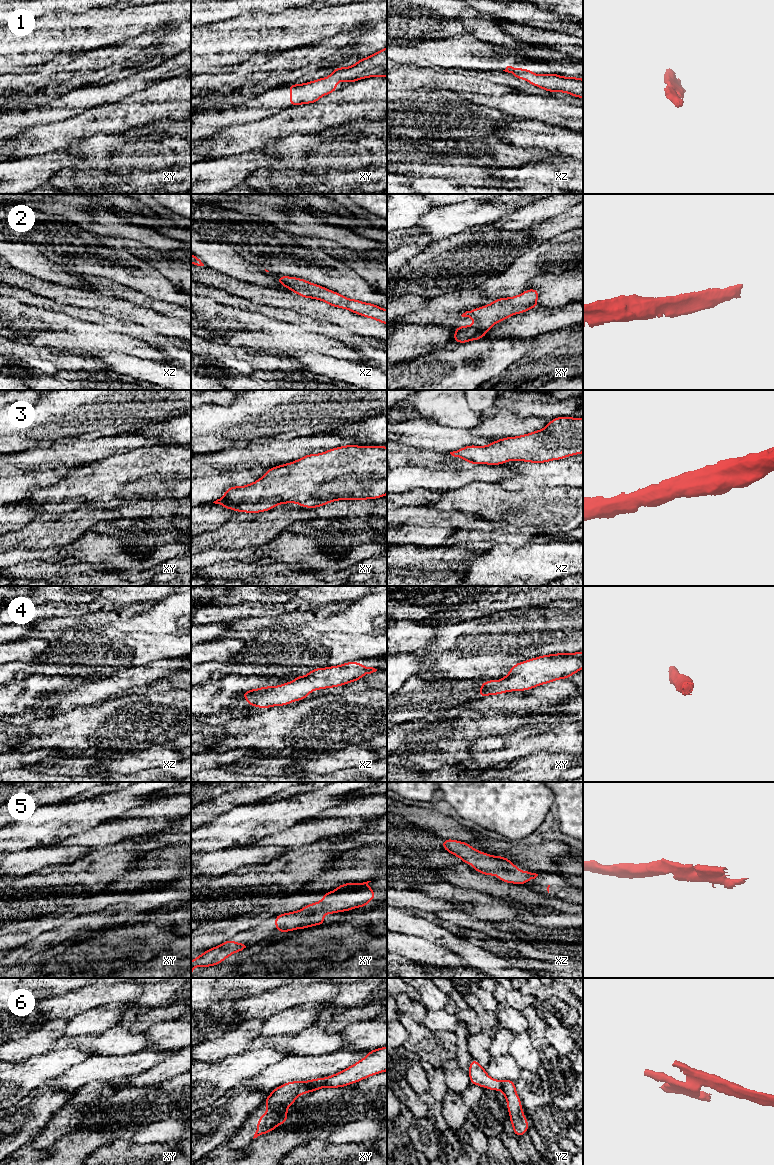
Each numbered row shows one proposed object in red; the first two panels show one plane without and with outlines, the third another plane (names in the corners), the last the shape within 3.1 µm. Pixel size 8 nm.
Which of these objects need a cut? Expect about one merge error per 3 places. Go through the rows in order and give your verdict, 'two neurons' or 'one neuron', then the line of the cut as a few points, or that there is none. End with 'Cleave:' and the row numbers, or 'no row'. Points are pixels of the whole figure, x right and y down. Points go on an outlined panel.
1: one neuron; no cut
2: one neuron; no cut
3: one neuron; no cut
4: one neuron; no cut
5: one neuron; no cut
6: two neurons; cut in xy along (324, 1078), (326, 1086)
Cleave: 6

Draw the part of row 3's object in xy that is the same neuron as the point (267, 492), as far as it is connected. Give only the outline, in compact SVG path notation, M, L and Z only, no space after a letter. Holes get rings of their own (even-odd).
M347 446L336 447L320 454L309 454L300 459L268 469L263 477L245 486L233 486L214 501L225 509L246 513L269 511L280 504L296 503L305 508L318 508L338 500L367 500L387 495L387 447Z

